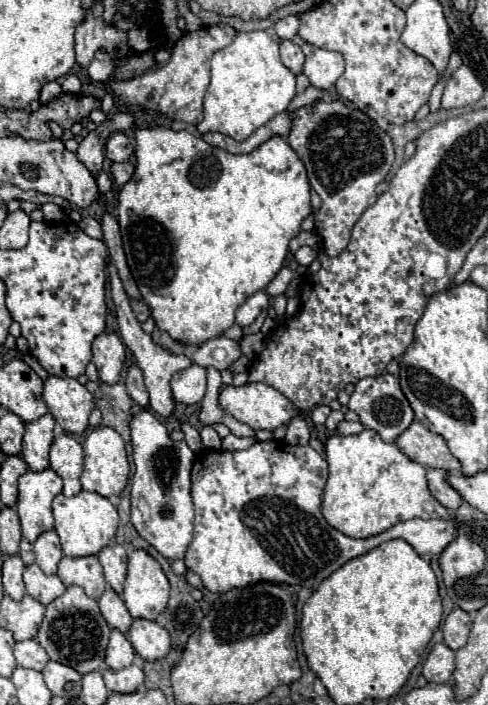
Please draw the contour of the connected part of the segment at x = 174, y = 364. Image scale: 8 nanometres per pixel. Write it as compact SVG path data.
M110 264L110 286L112 286L112 288L110 288L112 300L114 300L114 304L116 304L120 336L122 336L122 340L124 340L124 344L132 350L132 354L134 354L138 366L140 366L142 372L144 372L144 384L146 384L146 390L148 390L148 394L150 394L150 408L152 408L156 414L168 418L168 416L172 416L174 410L176 410L174 396L170 394L170 378L172 378L178 370L188 368L192 362L190 362L186 356L182 356L182 354L172 354L172 352L168 352L166 348L162 348L160 344L156 344L148 334L144 334L144 330L140 328L140 322L134 318L134 314L132 314L132 310L130 310L130 304L128 304L130 300L128 300L124 288L122 288L122 282L120 282L120 278L118 278L118 274L116 274L116 268L114 268L112 264Z

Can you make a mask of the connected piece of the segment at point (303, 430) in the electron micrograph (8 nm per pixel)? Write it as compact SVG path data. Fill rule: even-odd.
M294 418L290 424L288 424L288 432L286 432L286 438L284 438L288 444L294 444L294 446L304 446L308 444L310 440L310 430L306 426L306 422L302 418Z

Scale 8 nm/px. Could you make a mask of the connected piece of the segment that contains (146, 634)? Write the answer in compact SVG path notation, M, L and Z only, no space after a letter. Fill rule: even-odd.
M134 618L132 626L128 630L128 638L134 646L134 650L144 660L160 660L170 650L170 634L166 628L156 624L154 620L146 618Z

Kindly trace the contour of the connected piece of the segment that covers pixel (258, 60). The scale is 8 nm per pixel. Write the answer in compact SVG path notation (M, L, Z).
M264 30L238 32L230 46L214 54L210 74L212 82L204 96L204 120L196 124L200 134L220 132L242 142L256 128L284 112L296 94L296 78L280 62L278 40Z

